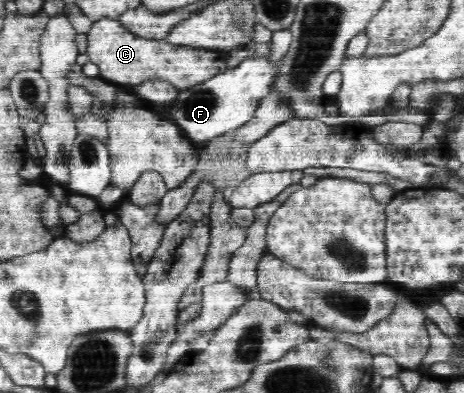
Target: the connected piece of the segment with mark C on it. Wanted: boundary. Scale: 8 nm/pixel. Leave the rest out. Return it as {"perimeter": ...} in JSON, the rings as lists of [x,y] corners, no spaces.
{"perimeter":[[[103,17],[93,24],[87,36],[87,54],[90,61],[99,65],[103,78],[121,84],[159,79],[170,82],[178,90],[185,90],[216,77],[226,68],[227,54],[217,50],[173,44],[167,39],[145,38],[127,29],[121,19]]]}

